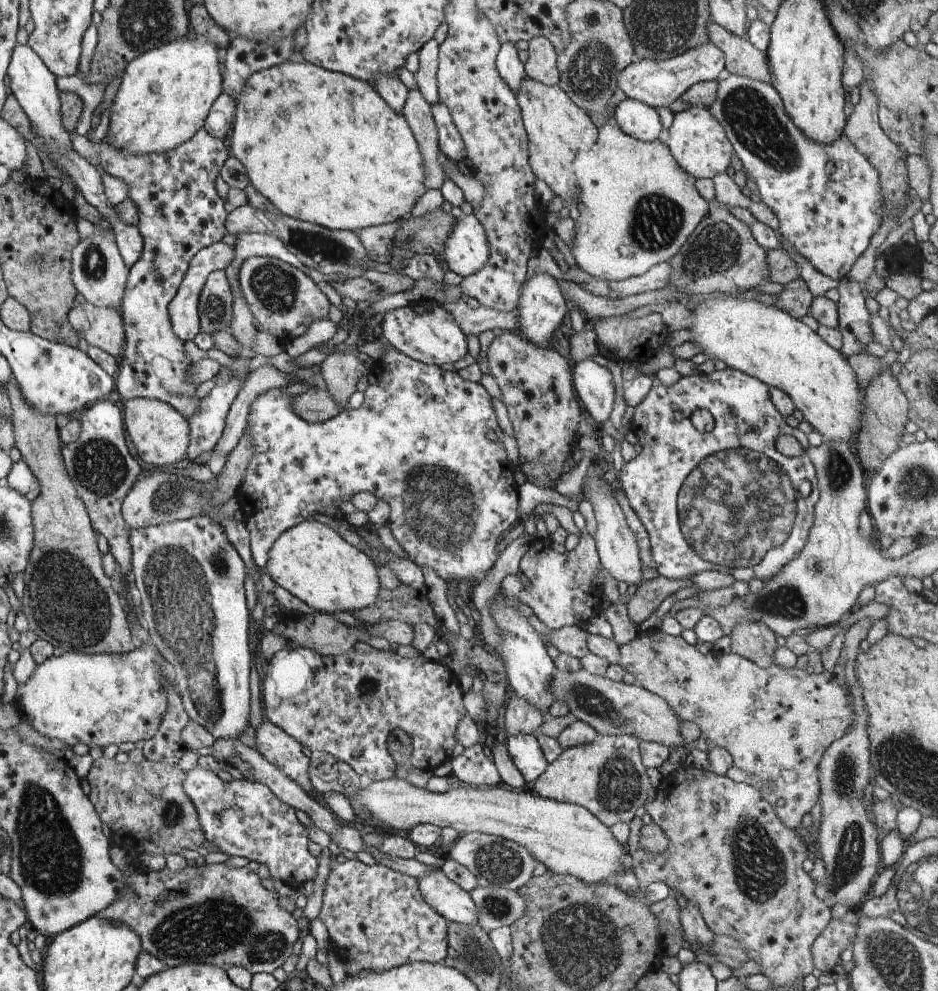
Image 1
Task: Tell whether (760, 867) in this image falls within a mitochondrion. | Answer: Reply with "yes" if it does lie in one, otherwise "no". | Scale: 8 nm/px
yes

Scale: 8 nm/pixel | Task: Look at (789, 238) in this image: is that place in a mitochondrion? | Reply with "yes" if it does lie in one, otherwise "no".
no

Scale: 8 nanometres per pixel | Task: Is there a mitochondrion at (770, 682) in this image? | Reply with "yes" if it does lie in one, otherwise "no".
no

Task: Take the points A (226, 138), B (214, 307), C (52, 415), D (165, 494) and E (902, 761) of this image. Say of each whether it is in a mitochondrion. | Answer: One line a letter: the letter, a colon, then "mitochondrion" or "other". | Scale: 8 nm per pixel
A: other
B: mitochondrion
C: other
D: mitochondrion
E: mitochondrion

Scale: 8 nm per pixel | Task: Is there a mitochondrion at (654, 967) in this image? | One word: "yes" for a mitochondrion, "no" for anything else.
no

